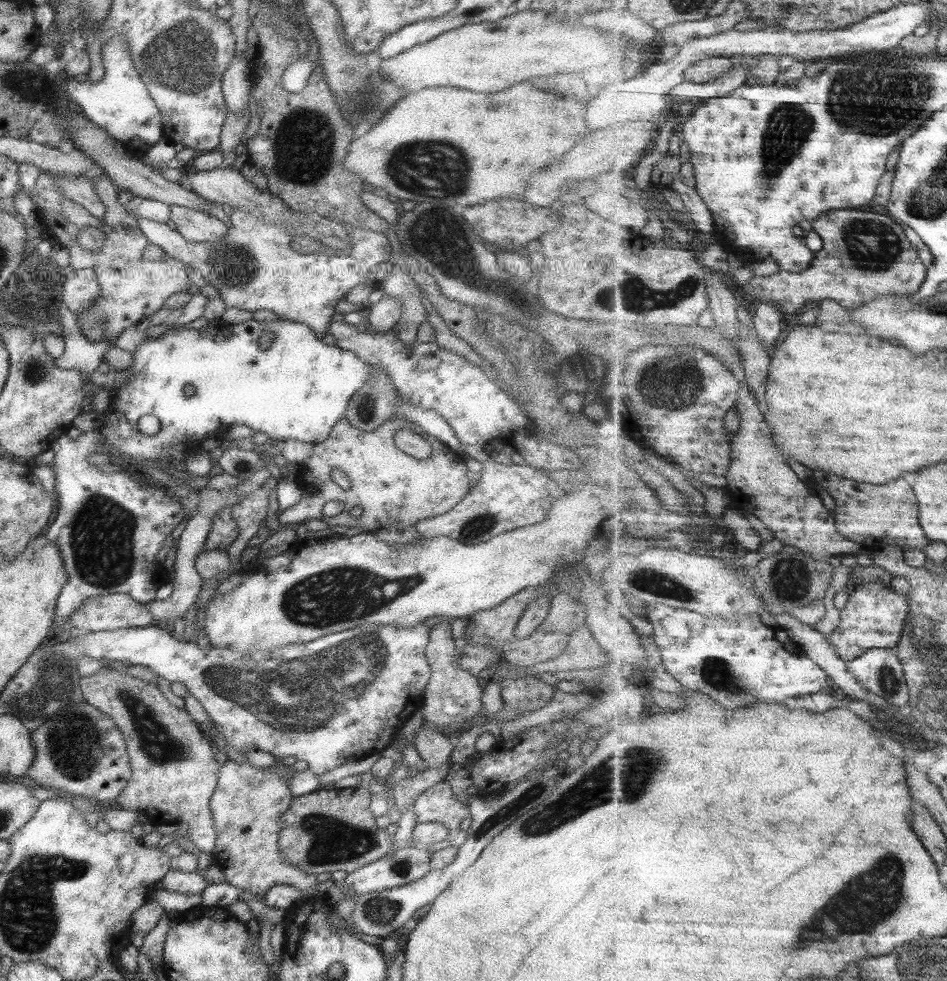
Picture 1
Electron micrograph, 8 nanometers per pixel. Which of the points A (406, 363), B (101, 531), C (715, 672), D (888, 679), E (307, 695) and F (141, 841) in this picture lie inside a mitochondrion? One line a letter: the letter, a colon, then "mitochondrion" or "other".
A: other
B: mitochondrion
C: mitochondrion
D: mitochondrion
E: mitochondrion
F: other

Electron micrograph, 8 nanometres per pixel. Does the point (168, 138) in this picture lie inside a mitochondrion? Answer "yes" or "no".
no

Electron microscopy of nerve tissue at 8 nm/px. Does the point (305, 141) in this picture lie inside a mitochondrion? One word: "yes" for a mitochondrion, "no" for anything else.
yes

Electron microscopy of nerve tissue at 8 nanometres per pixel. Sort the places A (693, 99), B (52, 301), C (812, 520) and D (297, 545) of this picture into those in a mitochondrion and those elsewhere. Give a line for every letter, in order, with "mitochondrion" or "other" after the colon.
A: other
B: other
C: other
D: other

